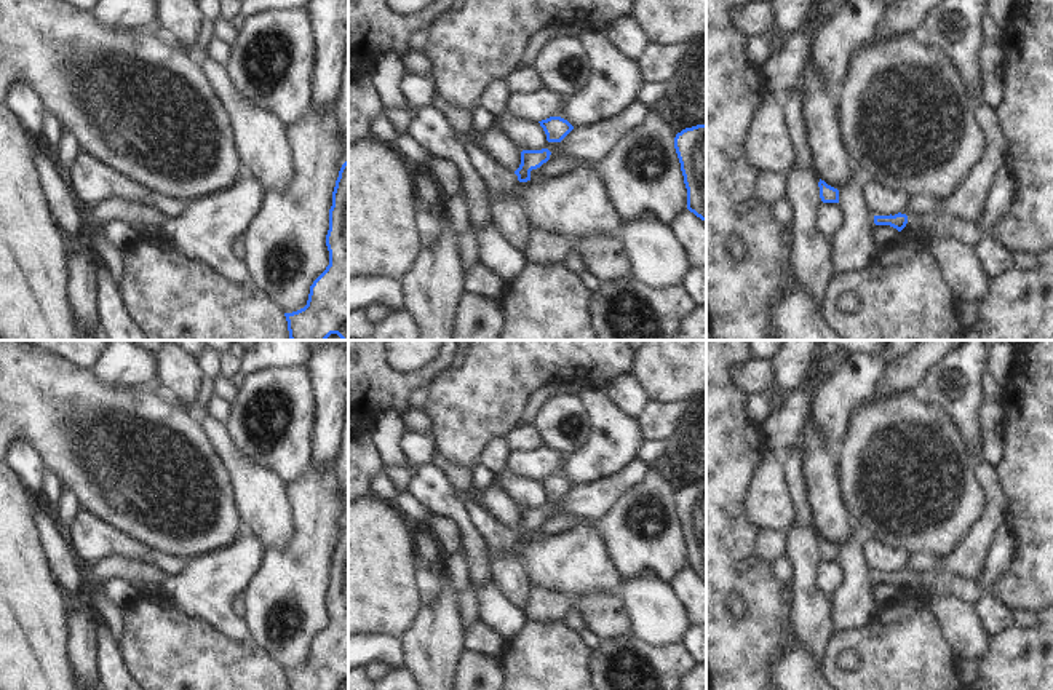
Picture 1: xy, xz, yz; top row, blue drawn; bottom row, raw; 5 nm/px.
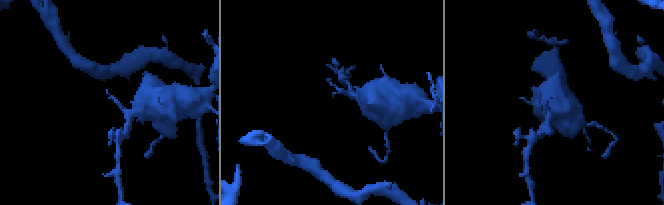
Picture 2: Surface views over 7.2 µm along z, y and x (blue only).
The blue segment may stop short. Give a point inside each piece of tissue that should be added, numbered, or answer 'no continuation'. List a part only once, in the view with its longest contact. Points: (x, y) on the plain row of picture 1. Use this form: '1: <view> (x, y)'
1: xz (515, 551)

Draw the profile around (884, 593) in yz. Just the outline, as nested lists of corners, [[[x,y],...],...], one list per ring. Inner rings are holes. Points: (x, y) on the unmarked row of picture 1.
[[[874,583],[874,601],[879,607],[900,596],[900,589],[890,583]]]

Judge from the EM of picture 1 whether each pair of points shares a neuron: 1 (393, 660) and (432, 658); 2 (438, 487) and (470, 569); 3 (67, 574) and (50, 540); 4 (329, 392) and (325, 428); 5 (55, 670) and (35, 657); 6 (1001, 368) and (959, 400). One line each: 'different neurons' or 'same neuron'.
1: different neurons
2: same neuron
3: same neuron
4: same neuron
5: same neuron
6: different neurons

